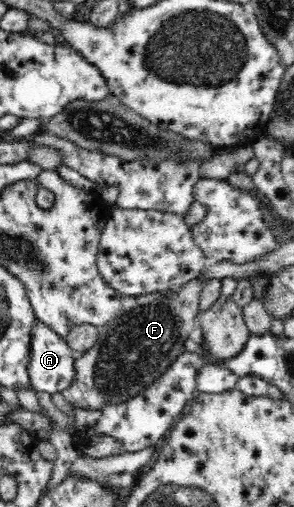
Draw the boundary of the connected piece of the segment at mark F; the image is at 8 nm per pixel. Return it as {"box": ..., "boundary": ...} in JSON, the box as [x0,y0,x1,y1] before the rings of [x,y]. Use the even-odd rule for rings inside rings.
{"box":[61,277,205,410],"boundary":[[[201,277],[189,282],[176,293],[151,293],[123,297],[122,308],[117,316],[98,327],[99,336],[95,344],[87,352],[75,356],[75,362],[73,362],[74,380],[69,387],[61,392],[65,400],[72,406],[85,410],[99,410],[105,404],[125,402],[159,379],[168,370],[169,364],[175,360],[175,356],[183,354],[183,351],[187,350],[184,346],[186,341],[198,330],[198,323],[194,320],[199,313],[199,296],[205,282],[204,277]]]}

